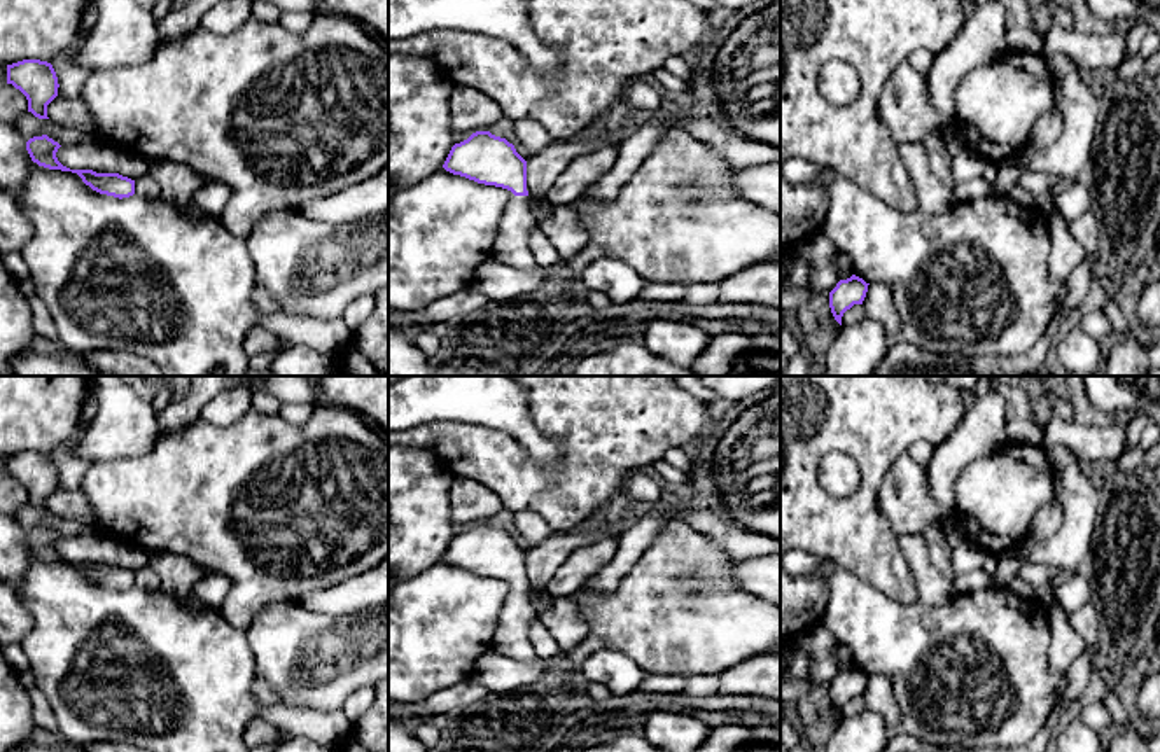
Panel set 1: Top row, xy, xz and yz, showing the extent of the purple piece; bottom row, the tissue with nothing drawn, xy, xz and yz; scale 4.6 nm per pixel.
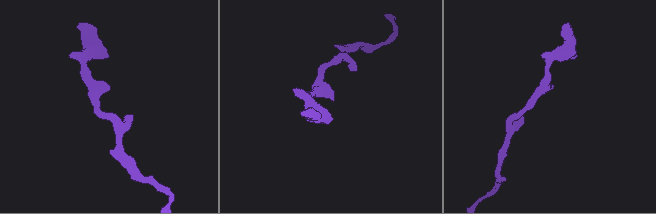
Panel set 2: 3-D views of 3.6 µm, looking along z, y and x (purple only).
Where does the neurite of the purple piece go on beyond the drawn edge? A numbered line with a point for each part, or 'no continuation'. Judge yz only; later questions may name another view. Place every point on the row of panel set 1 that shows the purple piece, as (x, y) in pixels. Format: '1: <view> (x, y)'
no continuation

